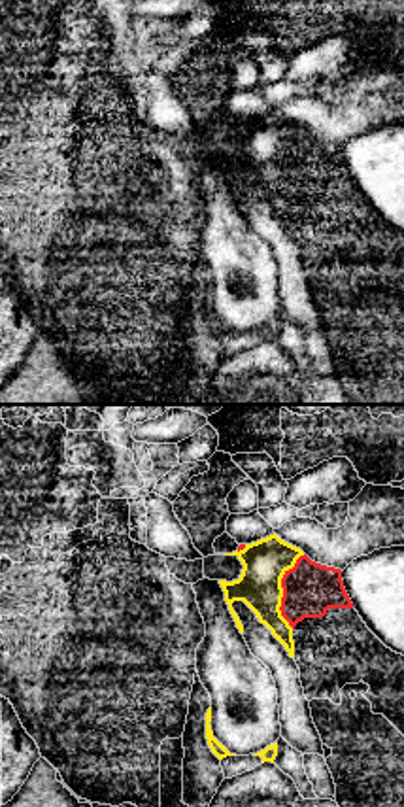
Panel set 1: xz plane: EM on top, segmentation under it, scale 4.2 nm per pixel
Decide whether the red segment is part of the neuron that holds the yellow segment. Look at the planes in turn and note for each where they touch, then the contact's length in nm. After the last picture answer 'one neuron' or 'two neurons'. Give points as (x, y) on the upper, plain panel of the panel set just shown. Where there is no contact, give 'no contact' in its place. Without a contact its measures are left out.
(282, 167) | 320 nm

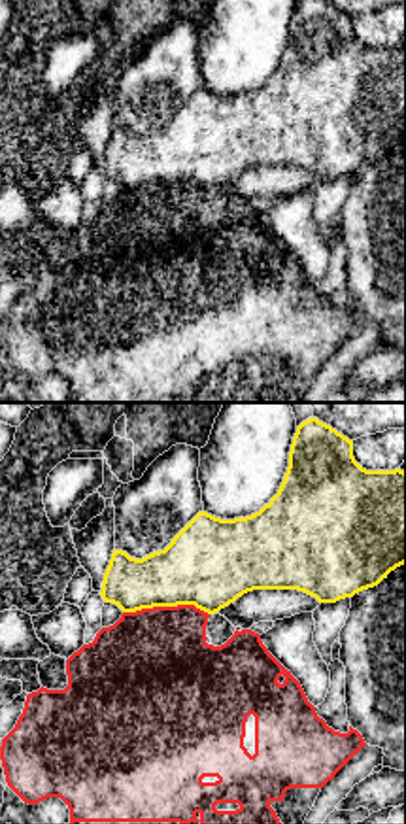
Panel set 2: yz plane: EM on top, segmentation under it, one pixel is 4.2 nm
(167, 182) | 360 nm

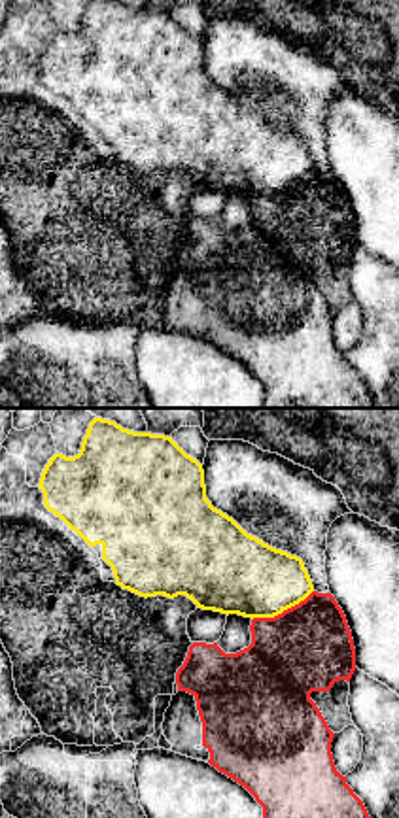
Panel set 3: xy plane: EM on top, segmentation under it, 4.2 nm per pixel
(282, 187) | 300 nm

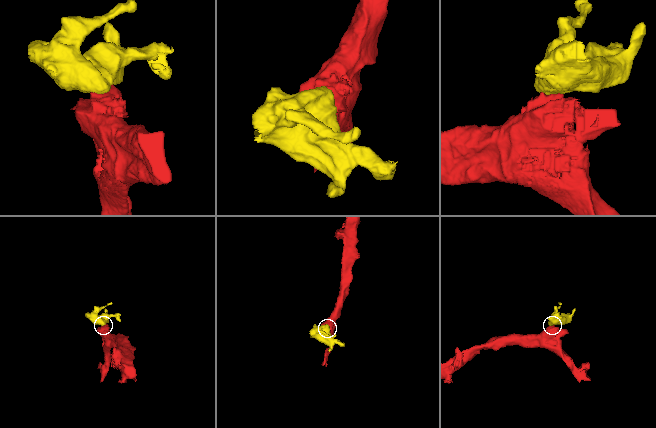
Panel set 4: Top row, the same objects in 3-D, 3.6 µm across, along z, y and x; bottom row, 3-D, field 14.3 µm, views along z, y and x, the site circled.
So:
two neurons

